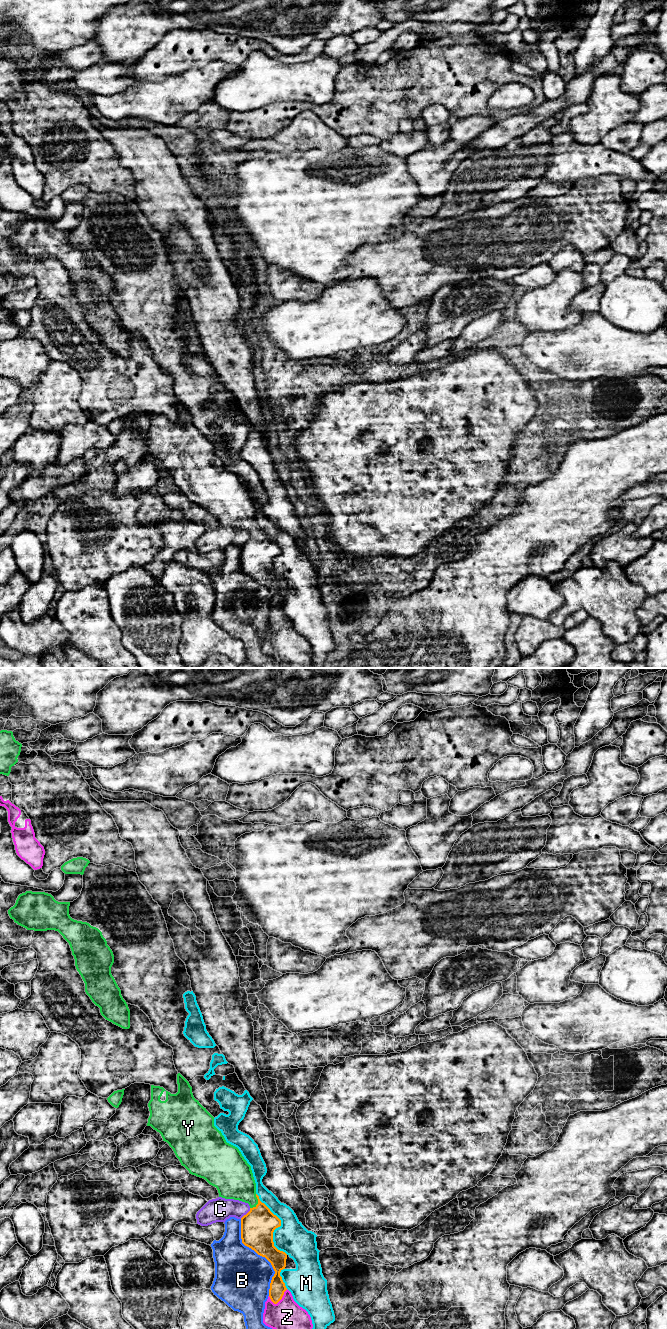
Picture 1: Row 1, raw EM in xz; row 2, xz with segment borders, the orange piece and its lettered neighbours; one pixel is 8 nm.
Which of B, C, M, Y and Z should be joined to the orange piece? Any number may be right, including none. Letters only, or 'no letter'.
Y

